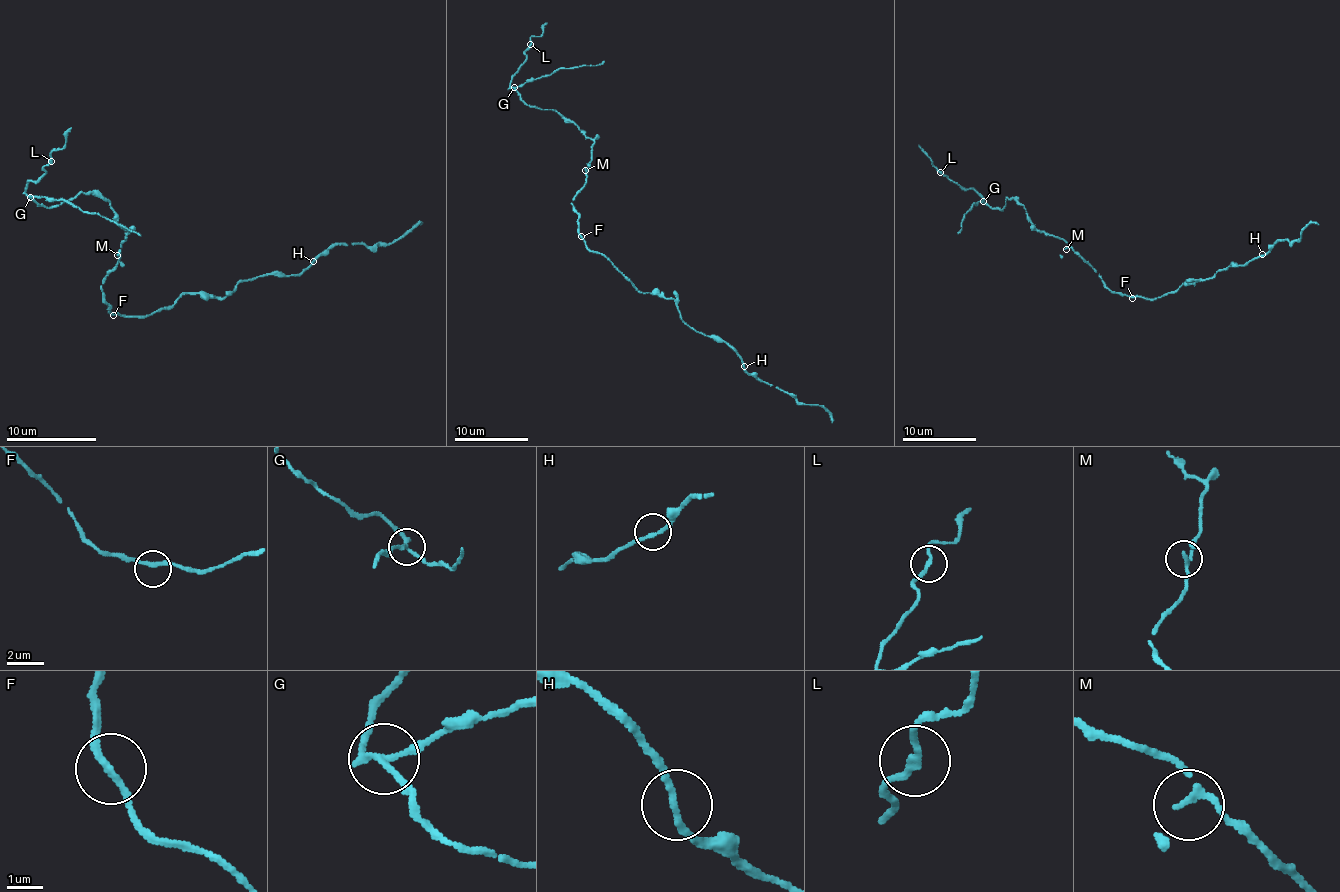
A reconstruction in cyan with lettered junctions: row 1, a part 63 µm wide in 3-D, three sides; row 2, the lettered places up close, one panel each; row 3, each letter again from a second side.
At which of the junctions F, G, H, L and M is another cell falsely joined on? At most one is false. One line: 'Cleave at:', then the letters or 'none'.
Cleave at: G

